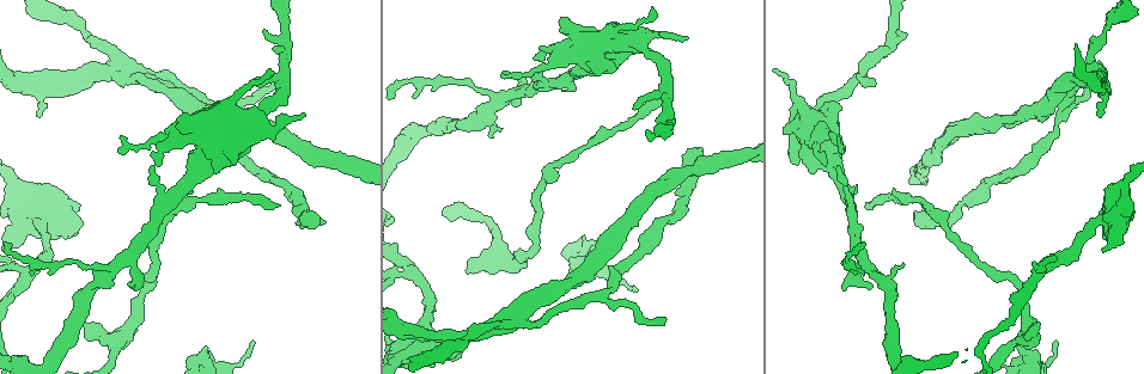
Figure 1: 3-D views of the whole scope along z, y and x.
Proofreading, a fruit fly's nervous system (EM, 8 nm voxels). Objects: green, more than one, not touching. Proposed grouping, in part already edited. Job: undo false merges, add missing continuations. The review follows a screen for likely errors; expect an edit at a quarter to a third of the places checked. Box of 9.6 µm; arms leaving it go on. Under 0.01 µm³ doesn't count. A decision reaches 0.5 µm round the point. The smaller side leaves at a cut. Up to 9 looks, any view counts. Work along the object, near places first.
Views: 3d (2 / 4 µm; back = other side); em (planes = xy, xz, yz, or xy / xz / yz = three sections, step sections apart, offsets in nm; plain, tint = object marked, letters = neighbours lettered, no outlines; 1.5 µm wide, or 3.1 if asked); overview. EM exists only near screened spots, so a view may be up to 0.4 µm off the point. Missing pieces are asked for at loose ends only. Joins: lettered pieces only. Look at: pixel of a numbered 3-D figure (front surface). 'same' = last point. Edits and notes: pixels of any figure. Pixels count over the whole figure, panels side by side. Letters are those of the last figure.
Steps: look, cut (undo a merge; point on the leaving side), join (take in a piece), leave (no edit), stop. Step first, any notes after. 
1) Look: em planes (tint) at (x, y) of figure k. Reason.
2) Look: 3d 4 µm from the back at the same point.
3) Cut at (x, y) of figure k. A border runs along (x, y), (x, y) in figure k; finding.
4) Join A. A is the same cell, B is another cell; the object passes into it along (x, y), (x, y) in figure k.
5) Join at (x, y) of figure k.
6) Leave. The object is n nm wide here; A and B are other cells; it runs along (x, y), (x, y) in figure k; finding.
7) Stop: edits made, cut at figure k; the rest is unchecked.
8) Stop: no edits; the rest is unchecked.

Look: em yz step 4 (plain) at (602, 290) of figure 1. Three-way junction.

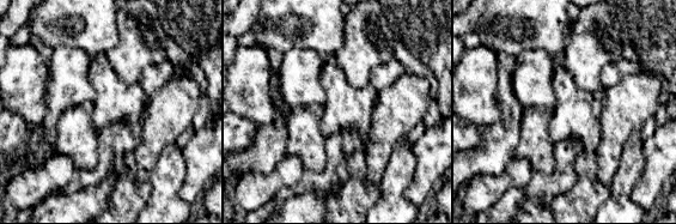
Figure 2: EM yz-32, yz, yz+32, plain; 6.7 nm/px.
Look: em yz step 4 (letters) at the same point. See the neighbours.

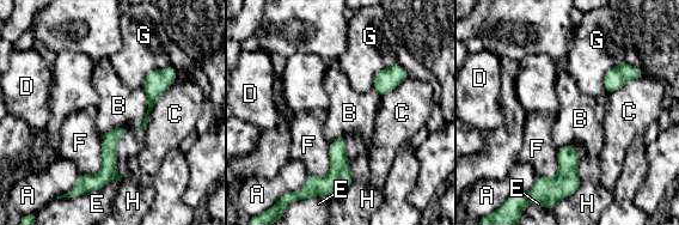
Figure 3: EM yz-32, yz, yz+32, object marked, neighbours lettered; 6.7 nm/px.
Leave. A, B, C, D, E, F, G and H are other cells; a border runs along (102, 138), (102, 168), (80, 175) in figure 3; continuous, no second cell.

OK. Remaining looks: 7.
Look: 3d 4 µm at (927, 207) of figure 1. Sudden change in width.

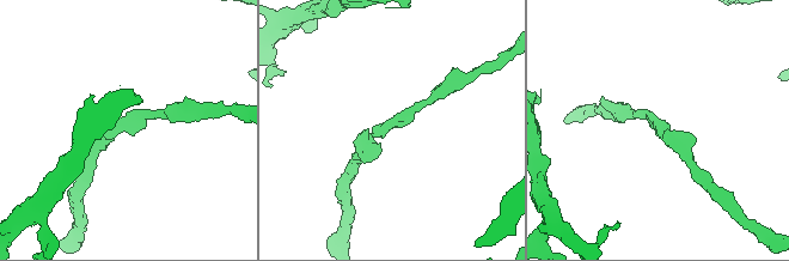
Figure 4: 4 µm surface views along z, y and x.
Look: em xz step 4 (plain) at (383, 126) of figure 4. Need the tissue.

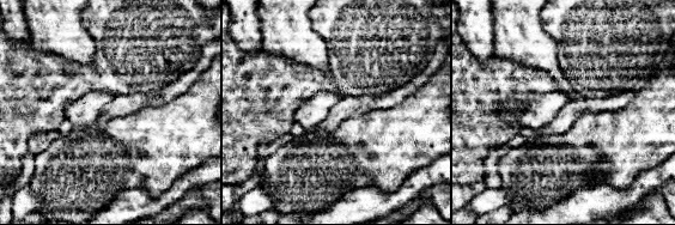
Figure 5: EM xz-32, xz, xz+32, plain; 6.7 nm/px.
Look: em xz step 4 (letters) at the same point.

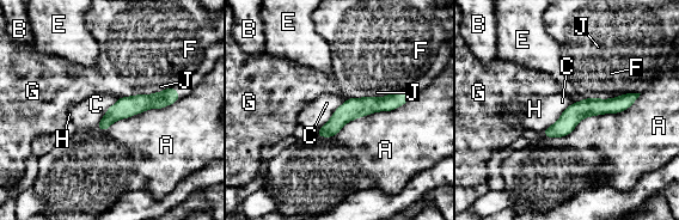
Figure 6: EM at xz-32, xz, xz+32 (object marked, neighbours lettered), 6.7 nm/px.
Leave. A, B, C, E, F, G, H and J are other cells; it runs along (407, 95), (353, 108), (319, 133) in figure 6; one cell here.

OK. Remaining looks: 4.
Look: 3d 2 µm at (208, 353) of figure 1. Stops while still wide.

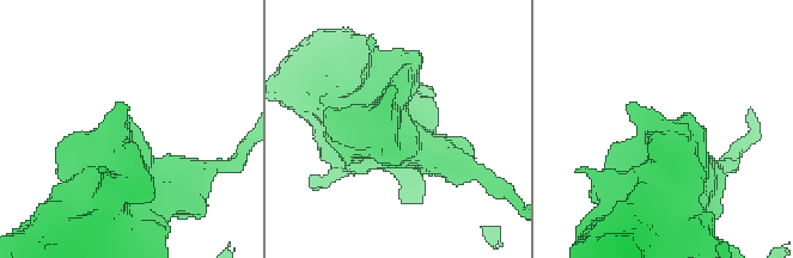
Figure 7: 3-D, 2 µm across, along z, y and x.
Look: em xy step 8 (letters) at (129, 117) of figure 7. Now the EM.

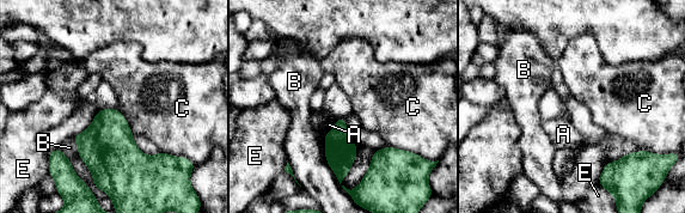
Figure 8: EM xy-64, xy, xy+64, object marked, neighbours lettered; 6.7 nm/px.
Leave. A, B, C and E are other cells; a border runs along (117, 109), (133, 133) in figure 8; none of them fits.

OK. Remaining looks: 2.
Look: em planes (tint) at (511, 320) of figure 1. Side arm on a straight run.

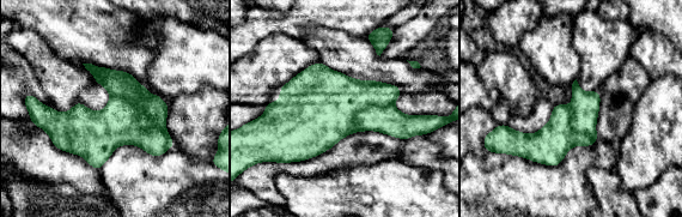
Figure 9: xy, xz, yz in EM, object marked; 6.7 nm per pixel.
Look: em planes (letters) at the same point. See the neighbours.

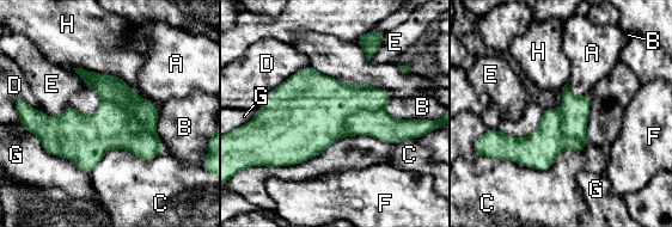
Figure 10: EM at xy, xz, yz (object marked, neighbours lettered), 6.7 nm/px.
Leave. A, B, C, D, E, F, G and H are other cells; a border runs along (68, 104), (55, 116), (42, 112) in figure 10; continuous, no second cell.

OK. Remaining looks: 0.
Stop: no edits; the rest is unchecked.

